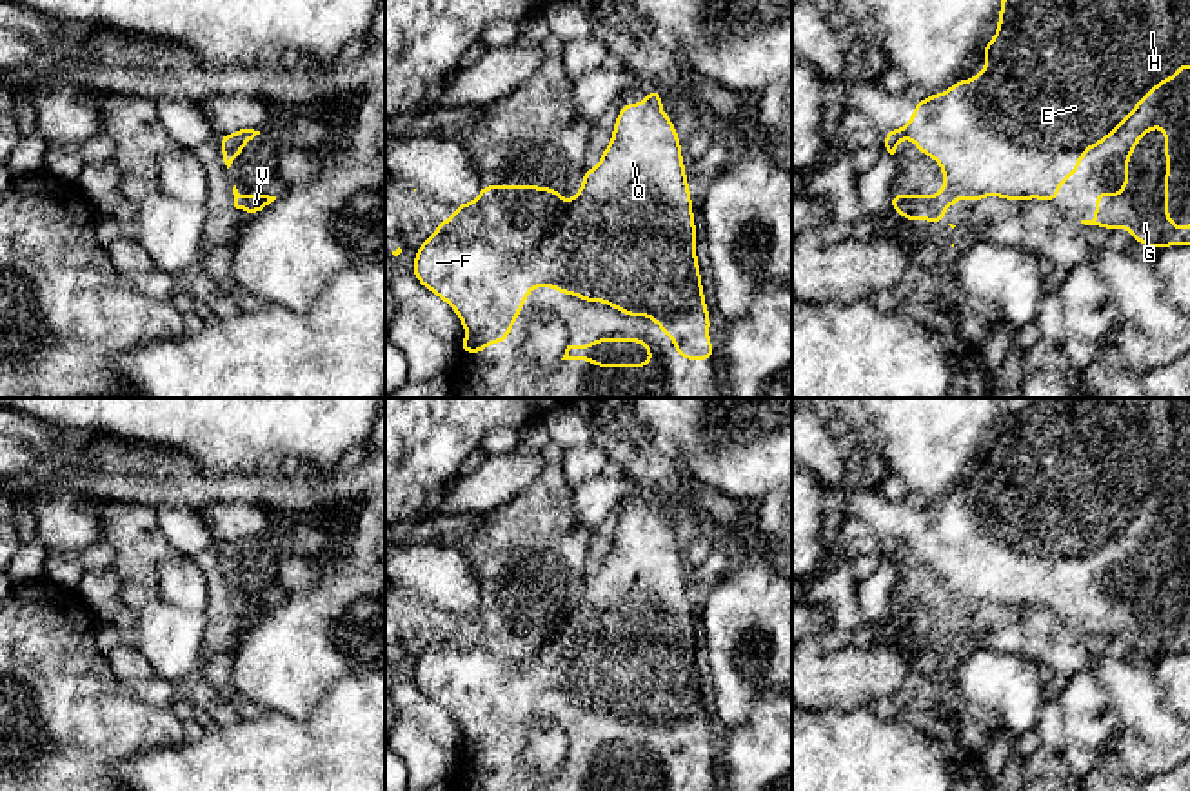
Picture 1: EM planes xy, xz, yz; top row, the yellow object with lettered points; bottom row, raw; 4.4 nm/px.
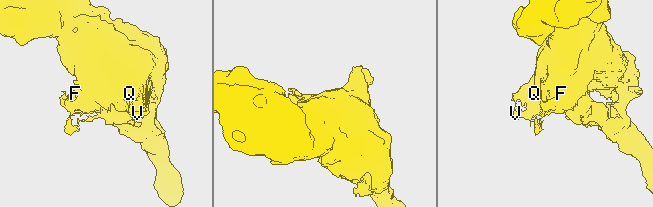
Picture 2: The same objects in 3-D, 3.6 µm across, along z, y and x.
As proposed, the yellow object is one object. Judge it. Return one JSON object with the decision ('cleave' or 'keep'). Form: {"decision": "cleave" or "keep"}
{"decision": "keep"}

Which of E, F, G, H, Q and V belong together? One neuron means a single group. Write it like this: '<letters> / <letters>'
E F G H Q V

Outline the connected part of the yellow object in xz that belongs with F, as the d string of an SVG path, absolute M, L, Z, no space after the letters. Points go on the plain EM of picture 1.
M647 496L647 507L643 511L623 511L612 536L612 549L603 556L603 564L594 576L583 578L583 595L574 600L570 609L561 607L561 598L536 593L481 593L481 598L474 609L454 611L456 620L449 627L440 627L440 635L420 653L414 664L412 680L416 687L429 698L445 707L461 726L463 738L469 738L469 746L461 746L461 760L483 760L487 753L498 747L507 751L507 740L514 735L514 726L521 722L521 713L529 706L531 695L556 695L561 702L578 702L583 709L607 709L612 716L621 716L627 724L650 724L669 746L674 747L674 758L683 767L712 767L712 747L705 744L712 736L707 720L707 709L703 706L703 693L699 682L699 671L696 667L696 633L692 622L690 596L687 593L687 582L681 566L679 546L674 536L674 529L663 522L663 502Z

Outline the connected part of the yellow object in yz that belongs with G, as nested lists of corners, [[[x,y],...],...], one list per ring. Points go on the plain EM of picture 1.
[[[1148,533],[1125,564],[1125,595],[1112,604],[1096,600],[1096,624],[1081,627],[1110,638],[1126,635],[1135,649],[1152,656],[1190,653],[1190,635],[1177,635],[1168,626],[1168,535]]]

